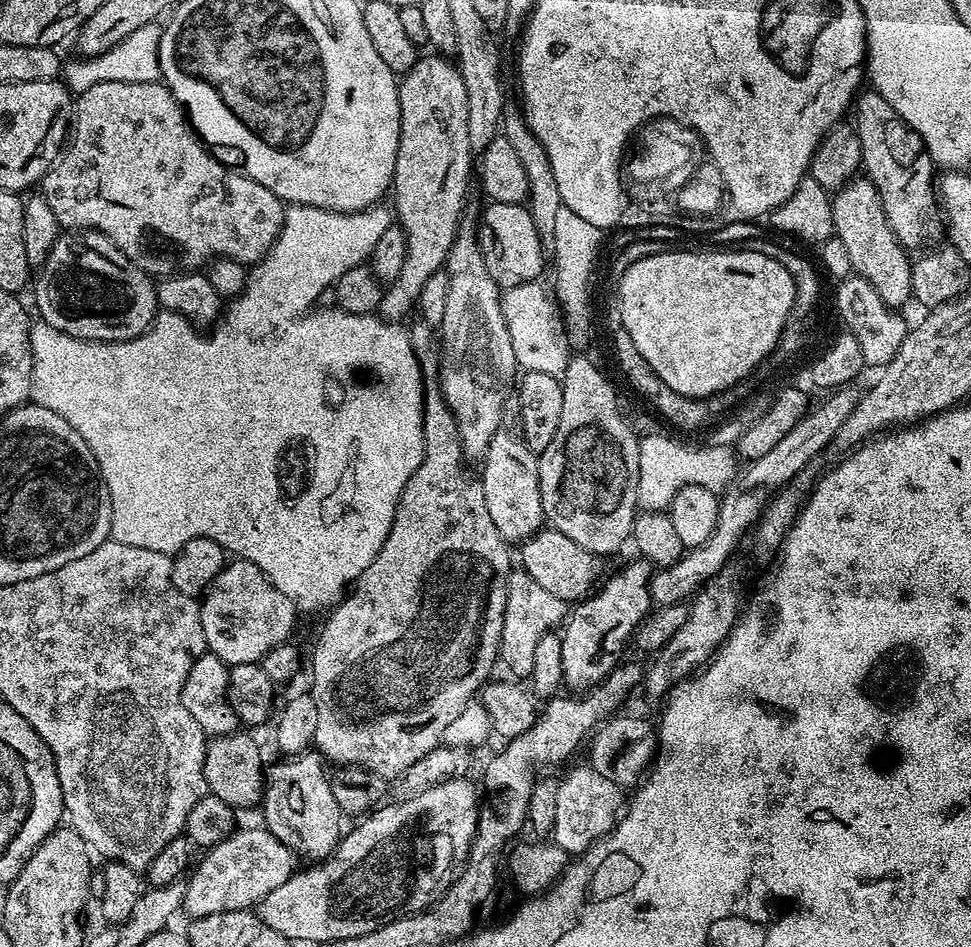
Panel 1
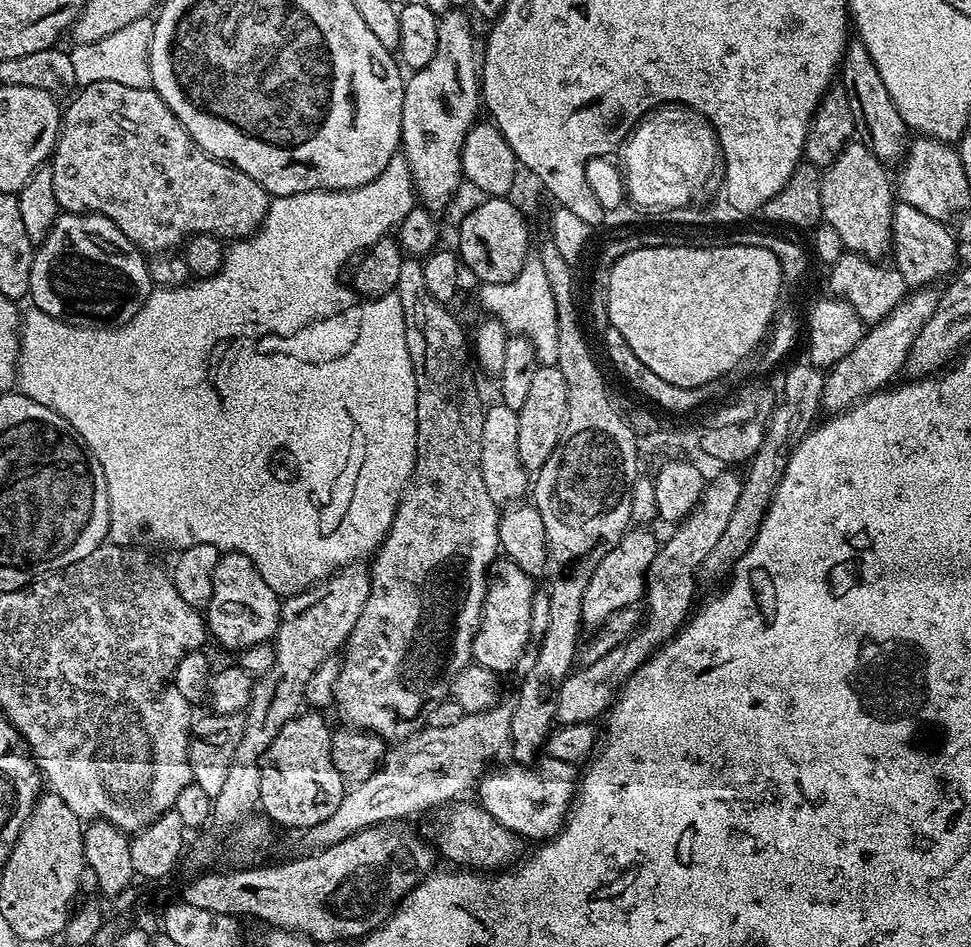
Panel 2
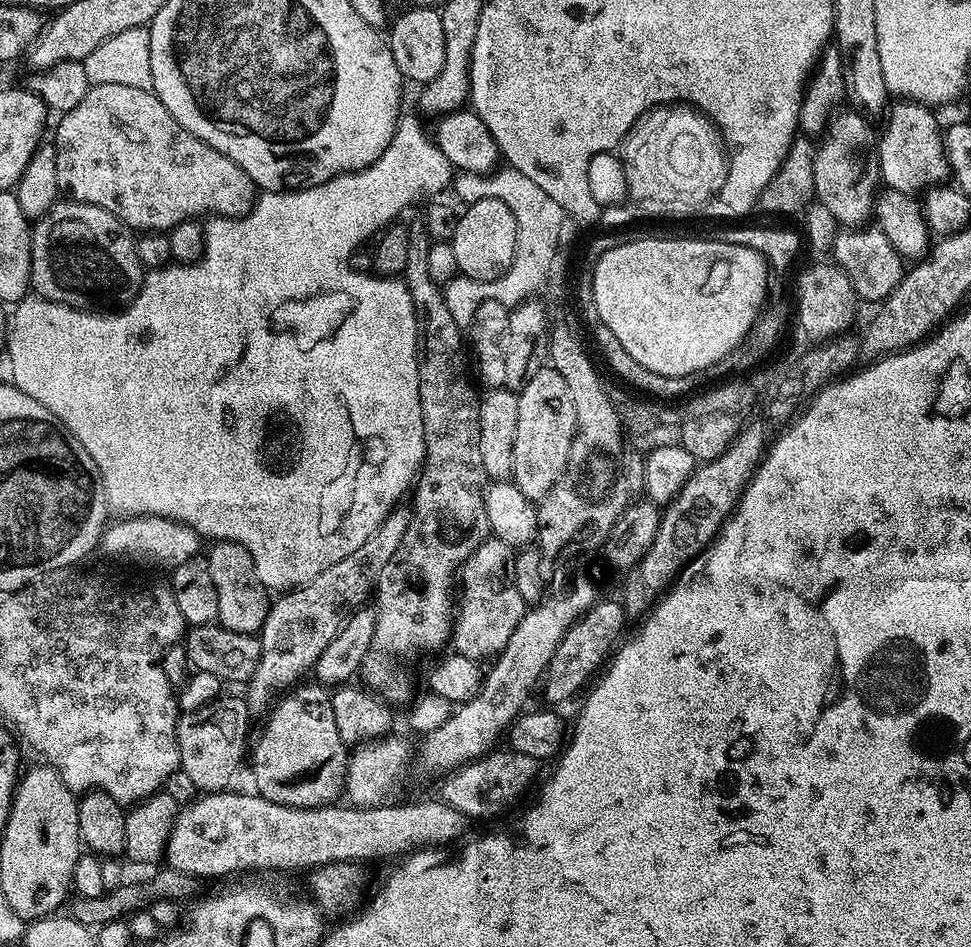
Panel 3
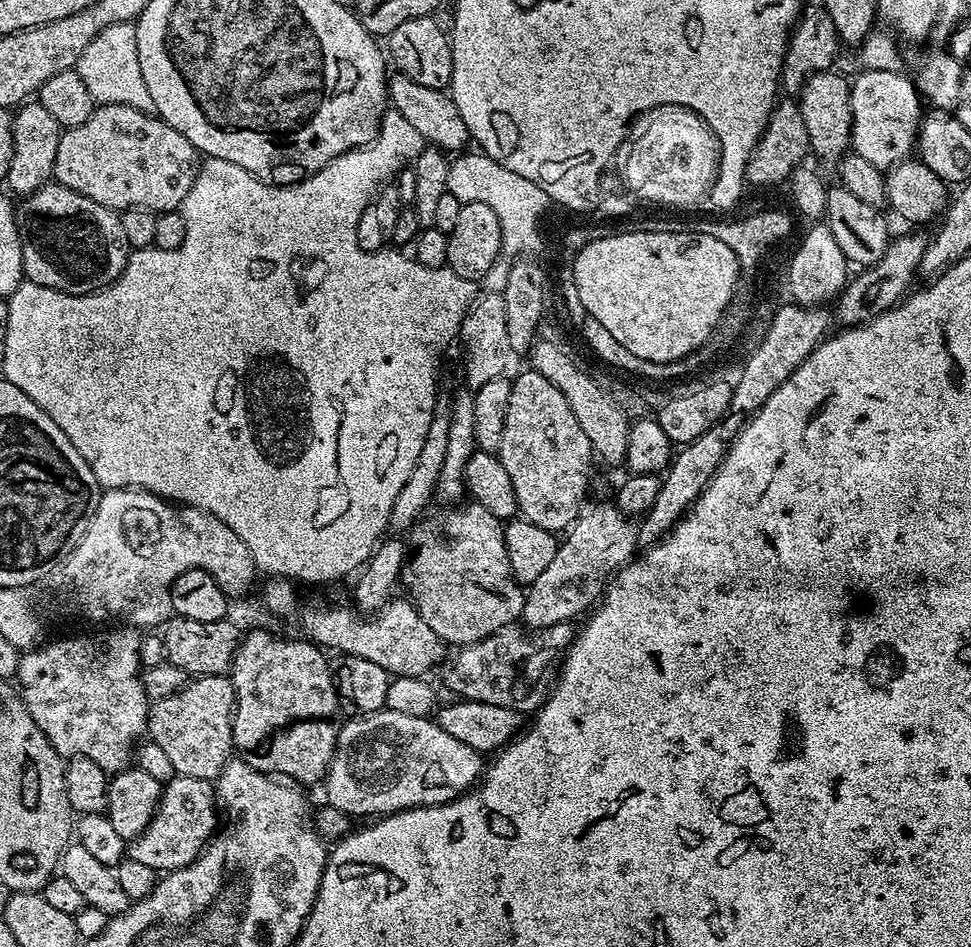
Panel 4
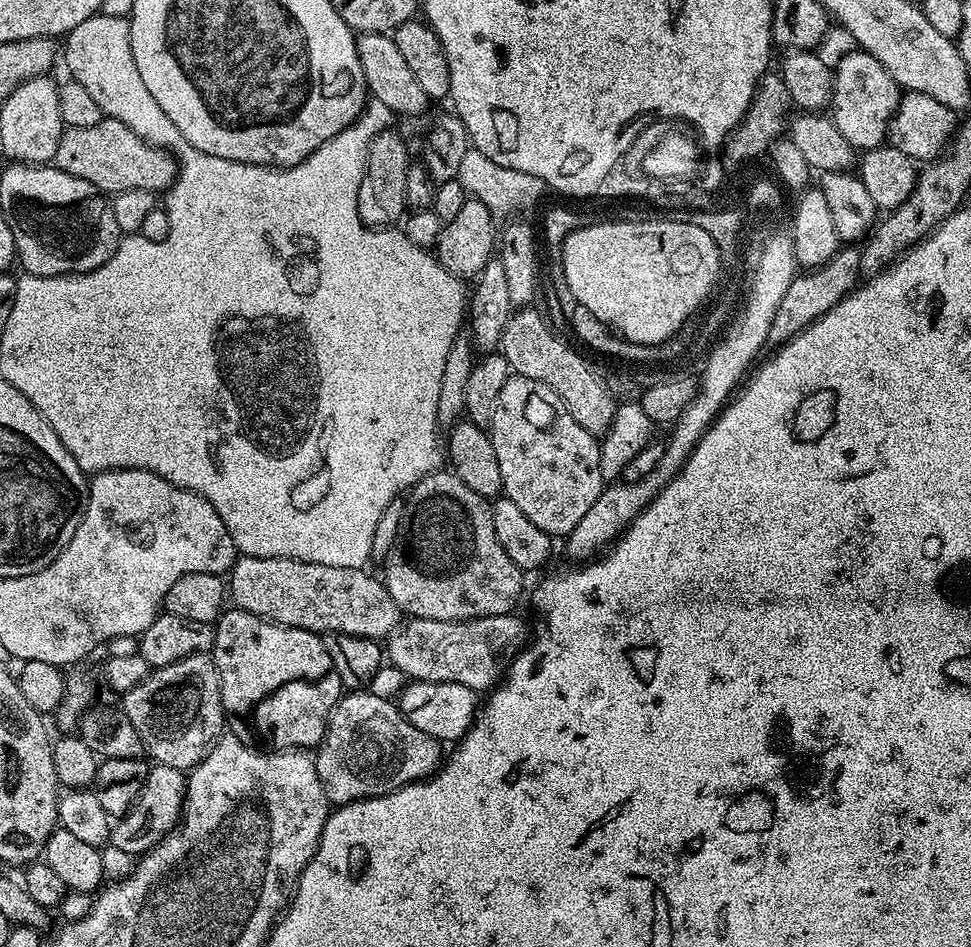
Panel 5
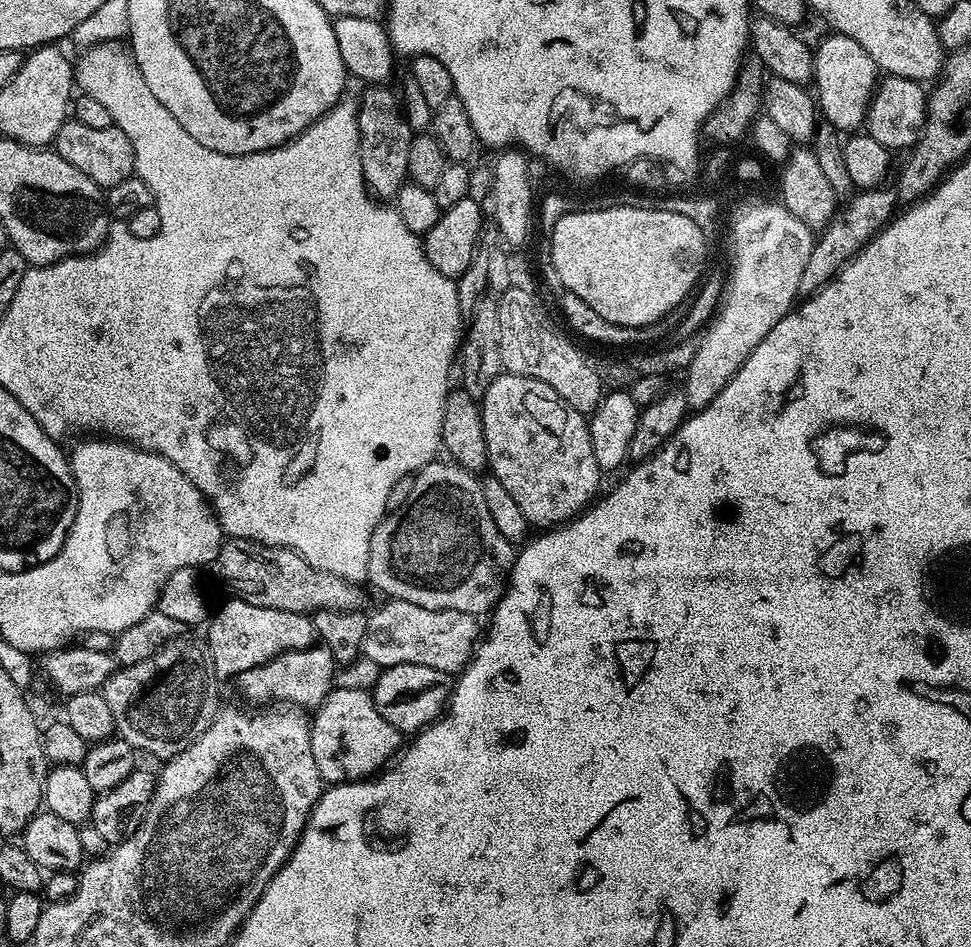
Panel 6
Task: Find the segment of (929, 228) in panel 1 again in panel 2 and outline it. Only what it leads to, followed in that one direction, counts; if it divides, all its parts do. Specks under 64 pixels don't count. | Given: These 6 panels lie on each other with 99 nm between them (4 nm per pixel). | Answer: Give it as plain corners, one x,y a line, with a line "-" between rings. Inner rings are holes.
859,38
849,39
848,45
844,48
844,59
838,68
838,84
846,90
850,114
854,114
856,132
863,144
881,162
903,161
910,143
910,129
904,123
902,114
894,106
890,90
886,90
886,82
882,82
882,74
878,74
878,66
874,66
870,58
870,50
866,50
866,46

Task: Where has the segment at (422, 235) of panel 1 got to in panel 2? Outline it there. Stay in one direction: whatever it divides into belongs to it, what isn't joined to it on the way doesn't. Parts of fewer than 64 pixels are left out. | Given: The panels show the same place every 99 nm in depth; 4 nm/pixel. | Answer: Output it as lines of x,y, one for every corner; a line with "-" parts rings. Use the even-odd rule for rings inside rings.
449,10
439,17
438,50
434,50
434,58
430,58
426,66
415,69
407,77
402,98
400,123
402,155
410,166
412,183
416,185
419,203
429,210
446,207
448,199
455,194
456,187
462,184
460,147
473,124
477,123
476,107
479,109
482,104
478,79
478,40
476,44
475,38
472,37
472,24
468,21
469,13
456,11

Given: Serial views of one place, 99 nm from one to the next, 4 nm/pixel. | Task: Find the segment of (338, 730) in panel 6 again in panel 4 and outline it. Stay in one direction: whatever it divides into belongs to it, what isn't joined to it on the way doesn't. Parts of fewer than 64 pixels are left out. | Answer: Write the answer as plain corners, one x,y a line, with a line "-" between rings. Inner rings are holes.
385,707
379,712
353,715
345,720
340,724
336,752
322,788
328,791
327,807
342,810
350,818
391,816
404,808
425,808
456,800
481,779
486,767
485,757
481,753
466,746
466,742
458,742
458,738
446,734
446,730
442,730
442,726
428,716
396,713

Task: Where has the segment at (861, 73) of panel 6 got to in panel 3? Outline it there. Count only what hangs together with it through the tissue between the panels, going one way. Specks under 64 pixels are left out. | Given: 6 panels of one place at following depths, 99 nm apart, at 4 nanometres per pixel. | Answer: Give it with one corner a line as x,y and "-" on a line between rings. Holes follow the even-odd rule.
896,102
886,112
888,121
880,132
880,145
876,160
880,163
880,176
887,187
909,194
919,193
929,186
939,185
949,179
948,159
944,153
942,128
936,125
925,105
915,102

